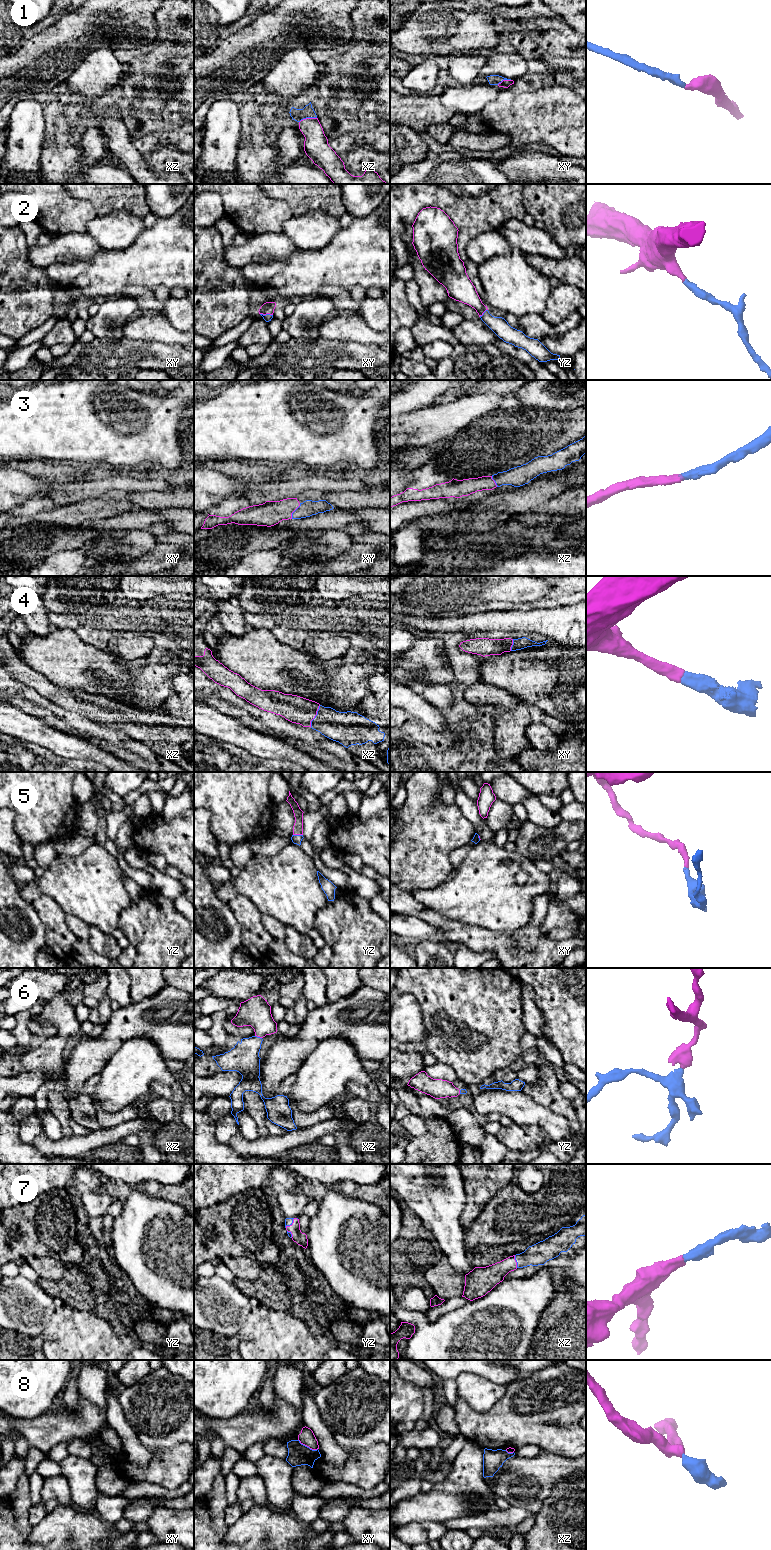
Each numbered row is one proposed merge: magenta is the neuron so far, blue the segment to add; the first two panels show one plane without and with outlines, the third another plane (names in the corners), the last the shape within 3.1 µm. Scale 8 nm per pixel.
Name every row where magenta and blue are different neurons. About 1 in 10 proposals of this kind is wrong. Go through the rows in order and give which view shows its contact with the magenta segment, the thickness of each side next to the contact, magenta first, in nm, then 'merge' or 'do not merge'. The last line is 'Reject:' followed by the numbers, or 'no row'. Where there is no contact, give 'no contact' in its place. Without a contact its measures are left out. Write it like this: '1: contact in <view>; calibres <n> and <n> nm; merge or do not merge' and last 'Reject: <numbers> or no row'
1: contact in xz; calibres 200 and 100 nm; merge
2: contact in xy; calibres 100 and 60 nm; merge
3: contact in xy; calibres 200 and 130 nm; merge
4: contact in xz; calibres 220 and 260 nm; merge
5: contact in yz; calibres 80 and 80 nm; merge
6: contact in xz; calibres 240 and 240 nm; merge
7: contact in yz; calibres 100 and 60 nm; merge
8: contact in xy; calibres 120 and 180 nm; do not merge
Reject: 8

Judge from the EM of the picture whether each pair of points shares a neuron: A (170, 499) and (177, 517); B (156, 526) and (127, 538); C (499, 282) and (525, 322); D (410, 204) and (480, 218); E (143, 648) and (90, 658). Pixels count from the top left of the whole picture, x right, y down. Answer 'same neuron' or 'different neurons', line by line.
A: different neurons
B: different neurons
C: different neurons
D: same neuron
E: different neurons

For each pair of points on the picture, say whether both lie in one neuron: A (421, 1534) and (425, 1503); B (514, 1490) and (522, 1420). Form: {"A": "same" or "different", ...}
{"A": "different", "B": "different"}

